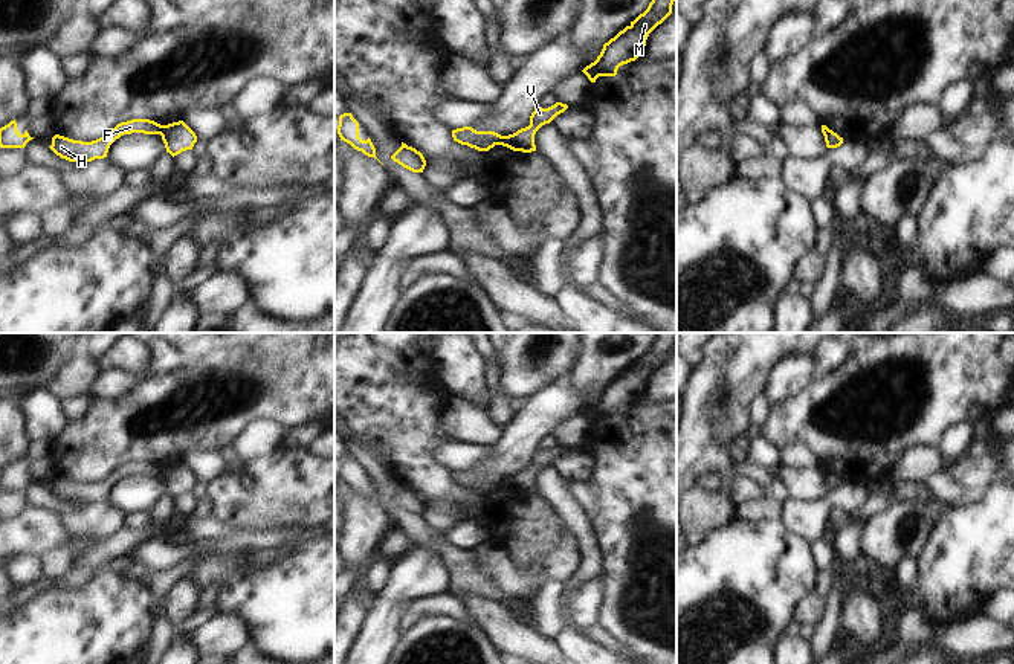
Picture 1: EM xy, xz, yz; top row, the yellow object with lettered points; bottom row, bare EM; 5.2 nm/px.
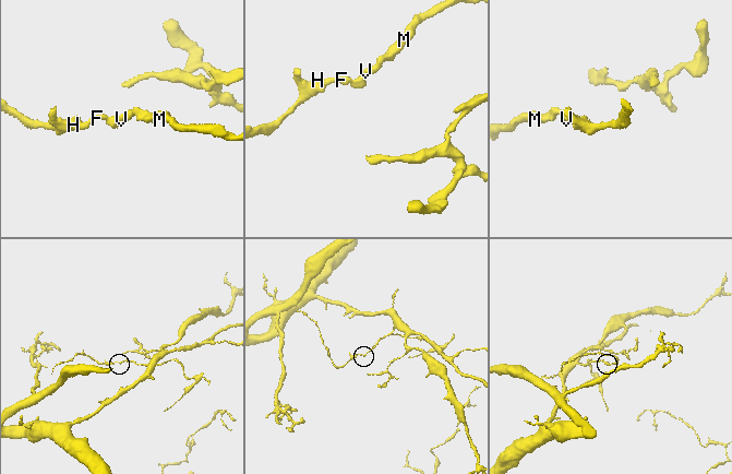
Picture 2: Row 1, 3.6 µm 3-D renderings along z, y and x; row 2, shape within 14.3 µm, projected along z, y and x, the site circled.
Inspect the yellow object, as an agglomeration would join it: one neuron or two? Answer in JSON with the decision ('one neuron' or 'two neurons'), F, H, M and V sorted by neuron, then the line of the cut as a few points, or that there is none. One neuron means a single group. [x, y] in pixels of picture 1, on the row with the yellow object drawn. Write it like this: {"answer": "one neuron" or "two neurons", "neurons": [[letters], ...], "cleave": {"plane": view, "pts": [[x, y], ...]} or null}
{"answer": "two neurons", "neurons": [["F", "H"], ["M", "V"]], "cleave": {"plane": "xy", "pts": [[162, 125], [158, 133]]}}

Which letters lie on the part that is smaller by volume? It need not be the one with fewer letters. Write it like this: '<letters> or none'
F, H

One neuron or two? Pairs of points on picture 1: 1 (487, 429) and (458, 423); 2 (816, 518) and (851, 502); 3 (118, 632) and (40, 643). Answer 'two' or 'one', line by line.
1: one
2: one
3: one

